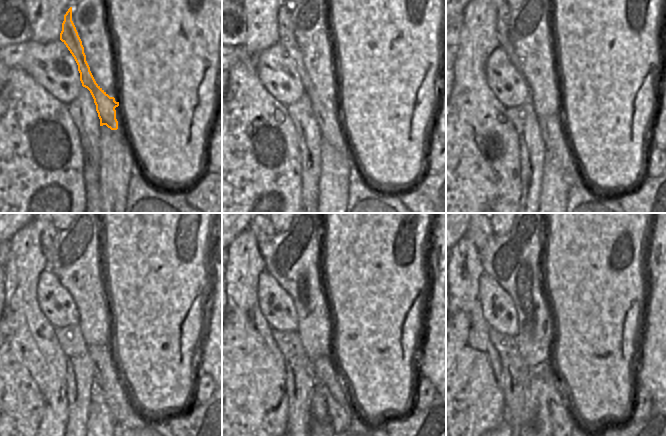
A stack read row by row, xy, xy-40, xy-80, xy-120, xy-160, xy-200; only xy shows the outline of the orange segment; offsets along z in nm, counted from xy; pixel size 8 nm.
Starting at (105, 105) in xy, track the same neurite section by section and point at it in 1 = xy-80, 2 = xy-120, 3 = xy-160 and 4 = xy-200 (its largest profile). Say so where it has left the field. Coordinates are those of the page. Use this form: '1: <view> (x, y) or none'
1: xy-80 (552, 129)
2: xy-120 (107, 376)
3: xy-160 (326, 373)
4: xy-200 (564, 416)

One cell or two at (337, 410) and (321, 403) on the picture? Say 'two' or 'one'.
two

